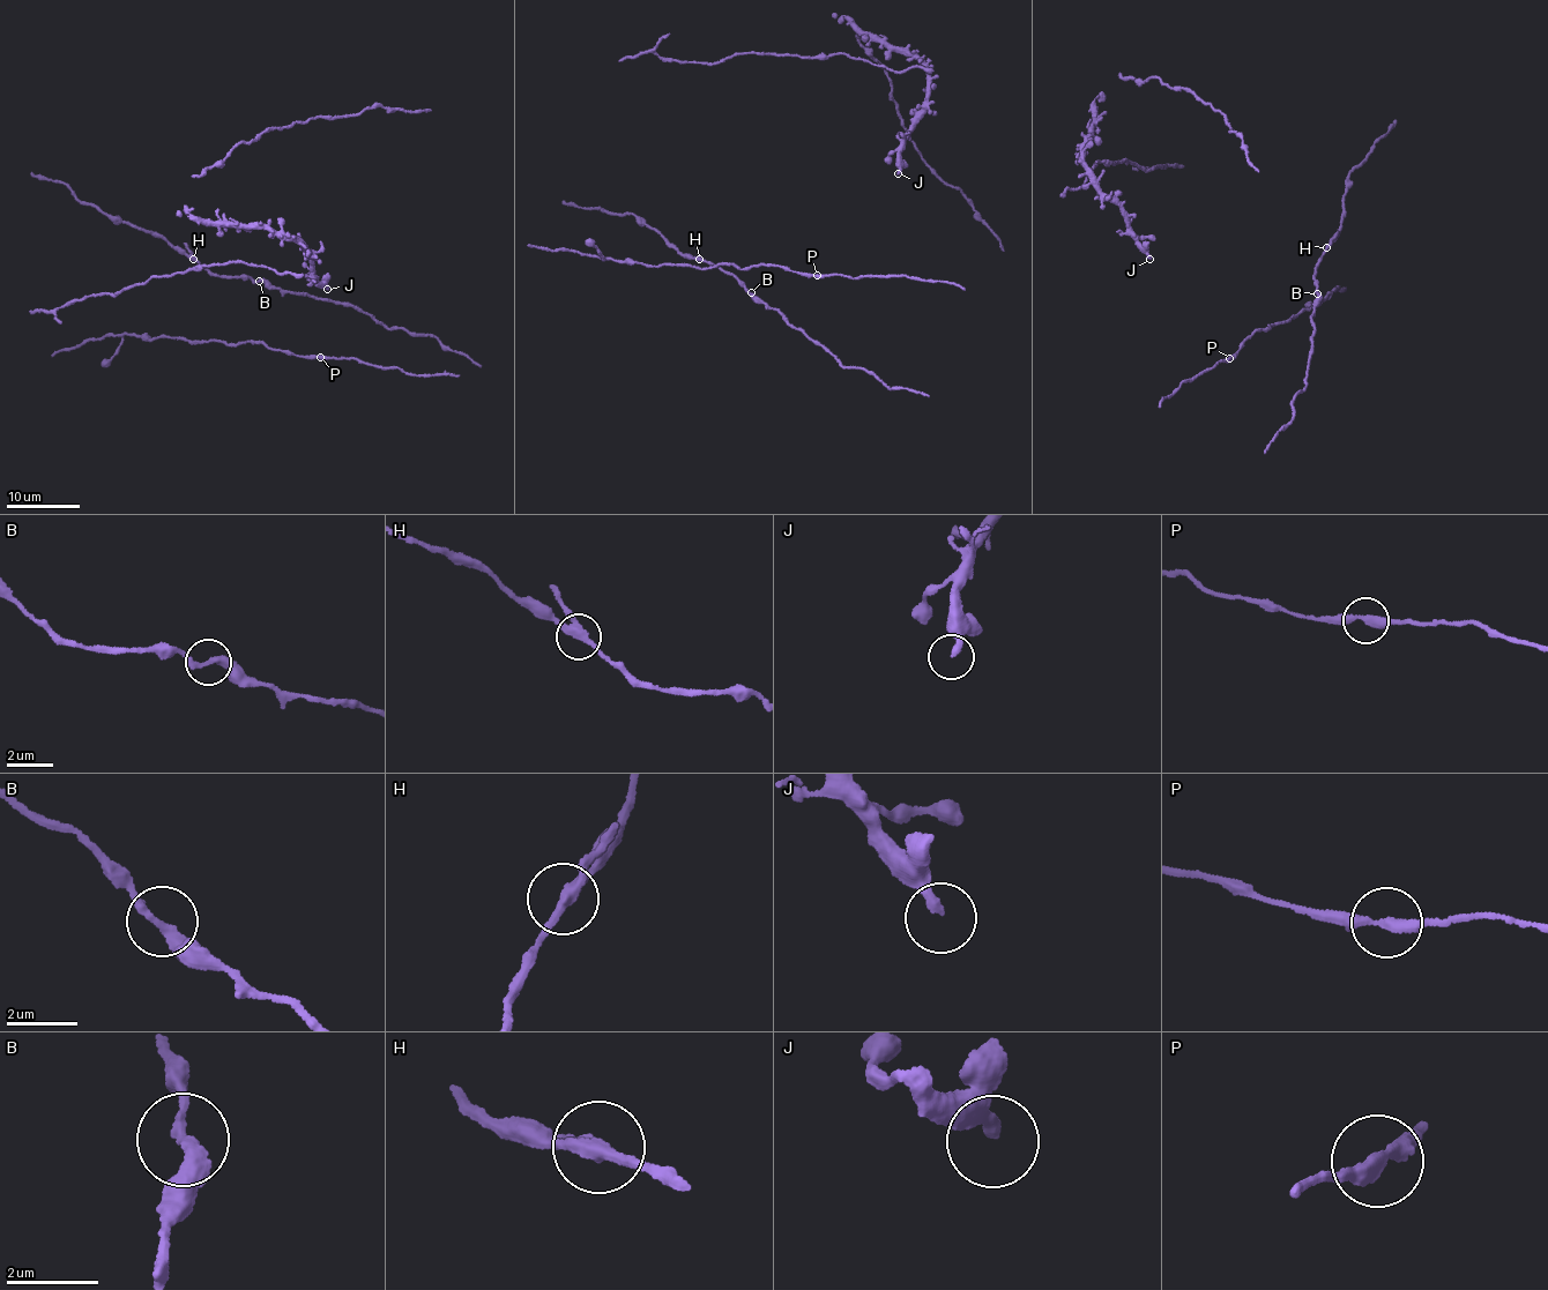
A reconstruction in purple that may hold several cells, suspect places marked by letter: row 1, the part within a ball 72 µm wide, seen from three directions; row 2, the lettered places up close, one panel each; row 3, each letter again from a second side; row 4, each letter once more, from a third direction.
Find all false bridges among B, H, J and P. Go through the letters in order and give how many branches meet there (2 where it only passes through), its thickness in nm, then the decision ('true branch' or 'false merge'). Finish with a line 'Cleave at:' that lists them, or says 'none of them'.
B: branches 2; calibre 280 nm; true branch
H: branches 3; calibre 280 nm; true branch
J: branches 1; calibre 280 nm; true branch
P: branches 2; calibre 320 nm; true branch
Cleave at: none of them

